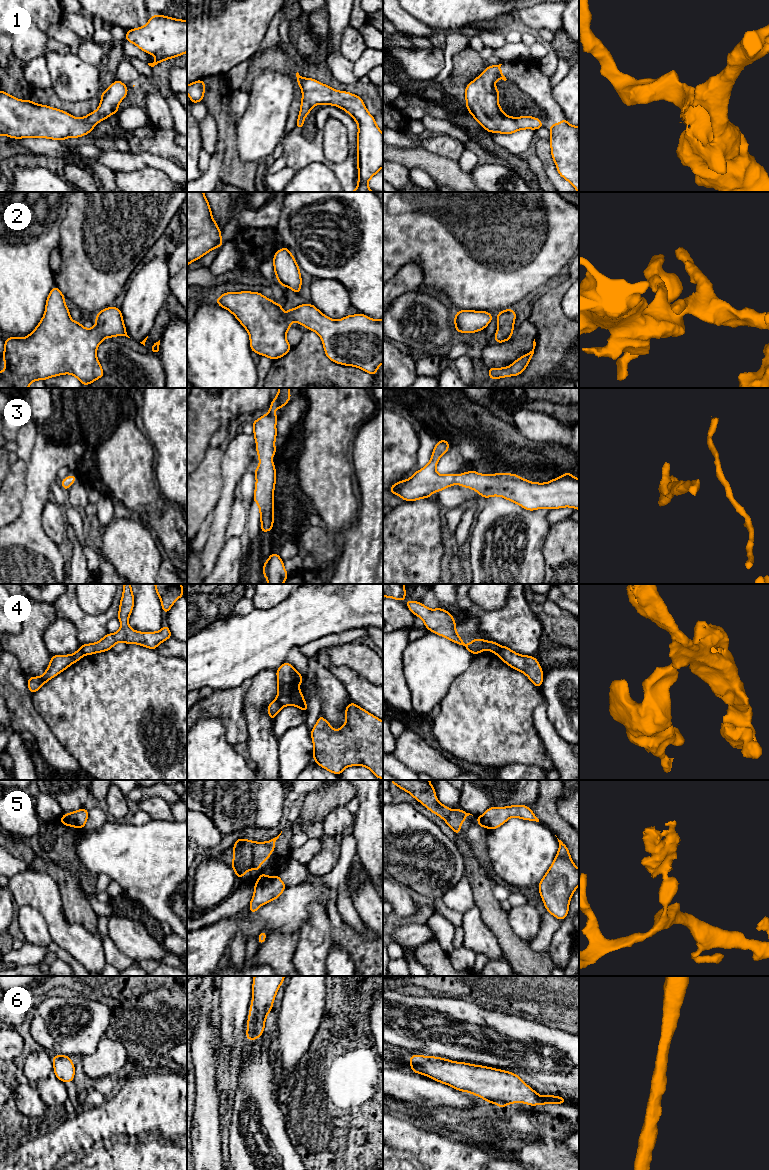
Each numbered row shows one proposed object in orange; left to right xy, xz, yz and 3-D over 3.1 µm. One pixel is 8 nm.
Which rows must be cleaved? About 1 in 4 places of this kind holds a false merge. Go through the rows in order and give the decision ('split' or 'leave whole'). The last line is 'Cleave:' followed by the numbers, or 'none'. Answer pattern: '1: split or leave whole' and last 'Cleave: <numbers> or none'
1: leave whole
2: leave whole
3: leave whole
4: split
5: split
6: leave whole
Cleave: 4, 5

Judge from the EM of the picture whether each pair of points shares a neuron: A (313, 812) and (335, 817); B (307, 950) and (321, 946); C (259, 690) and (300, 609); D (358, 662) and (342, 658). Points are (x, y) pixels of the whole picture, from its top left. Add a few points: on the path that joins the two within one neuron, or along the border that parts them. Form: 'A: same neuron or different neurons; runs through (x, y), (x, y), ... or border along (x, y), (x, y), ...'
A: different neurons; border along (345, 805), (331, 810), (321, 822)
B: same neuron; runs through (310, 950), (318, 946)
C: different neurons; border along (275, 670), (260, 670), (252, 678)
D: same neuron; runs through (354, 658), (346, 658)

